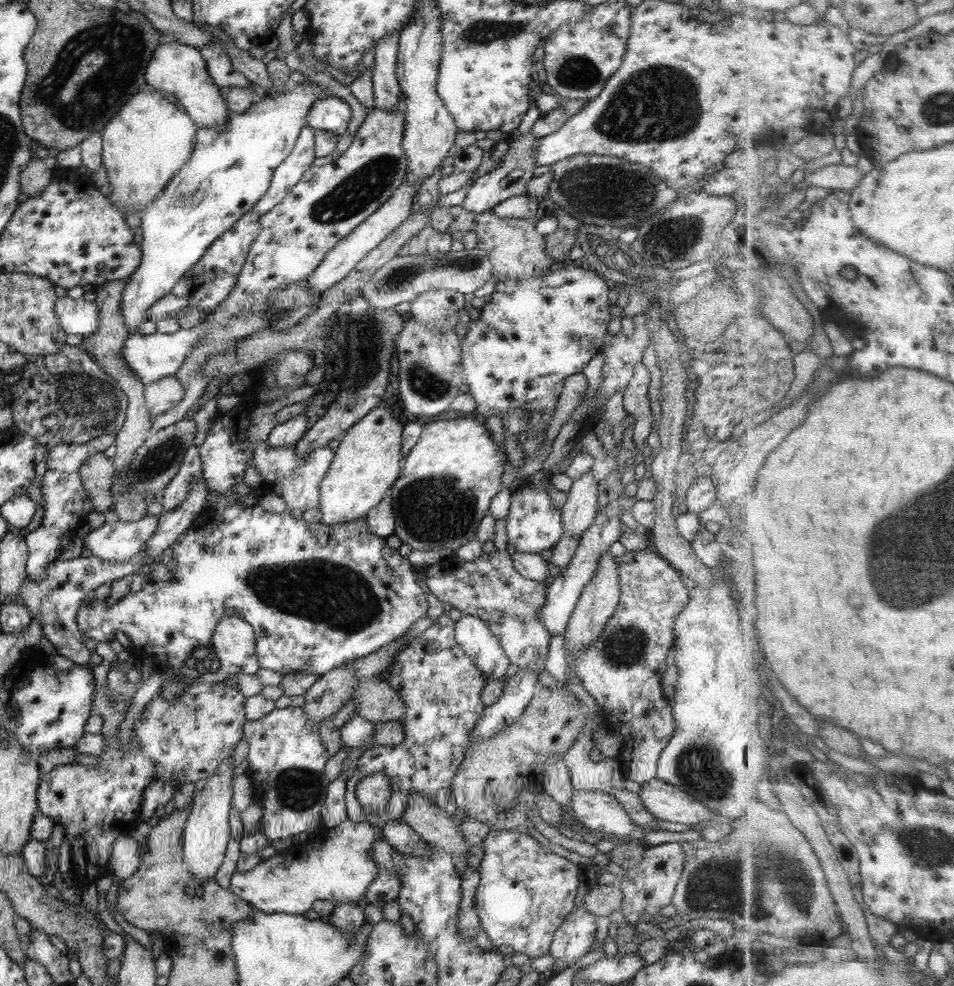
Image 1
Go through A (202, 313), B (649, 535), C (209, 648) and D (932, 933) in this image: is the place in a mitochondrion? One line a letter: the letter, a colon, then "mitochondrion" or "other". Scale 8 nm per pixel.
A: other
B: other
C: other
D: other

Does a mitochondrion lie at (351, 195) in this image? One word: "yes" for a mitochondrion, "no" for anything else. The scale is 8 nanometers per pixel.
yes

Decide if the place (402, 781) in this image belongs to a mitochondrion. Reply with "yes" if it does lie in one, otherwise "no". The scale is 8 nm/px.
no

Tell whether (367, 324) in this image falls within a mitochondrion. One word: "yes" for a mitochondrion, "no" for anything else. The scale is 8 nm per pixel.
yes

